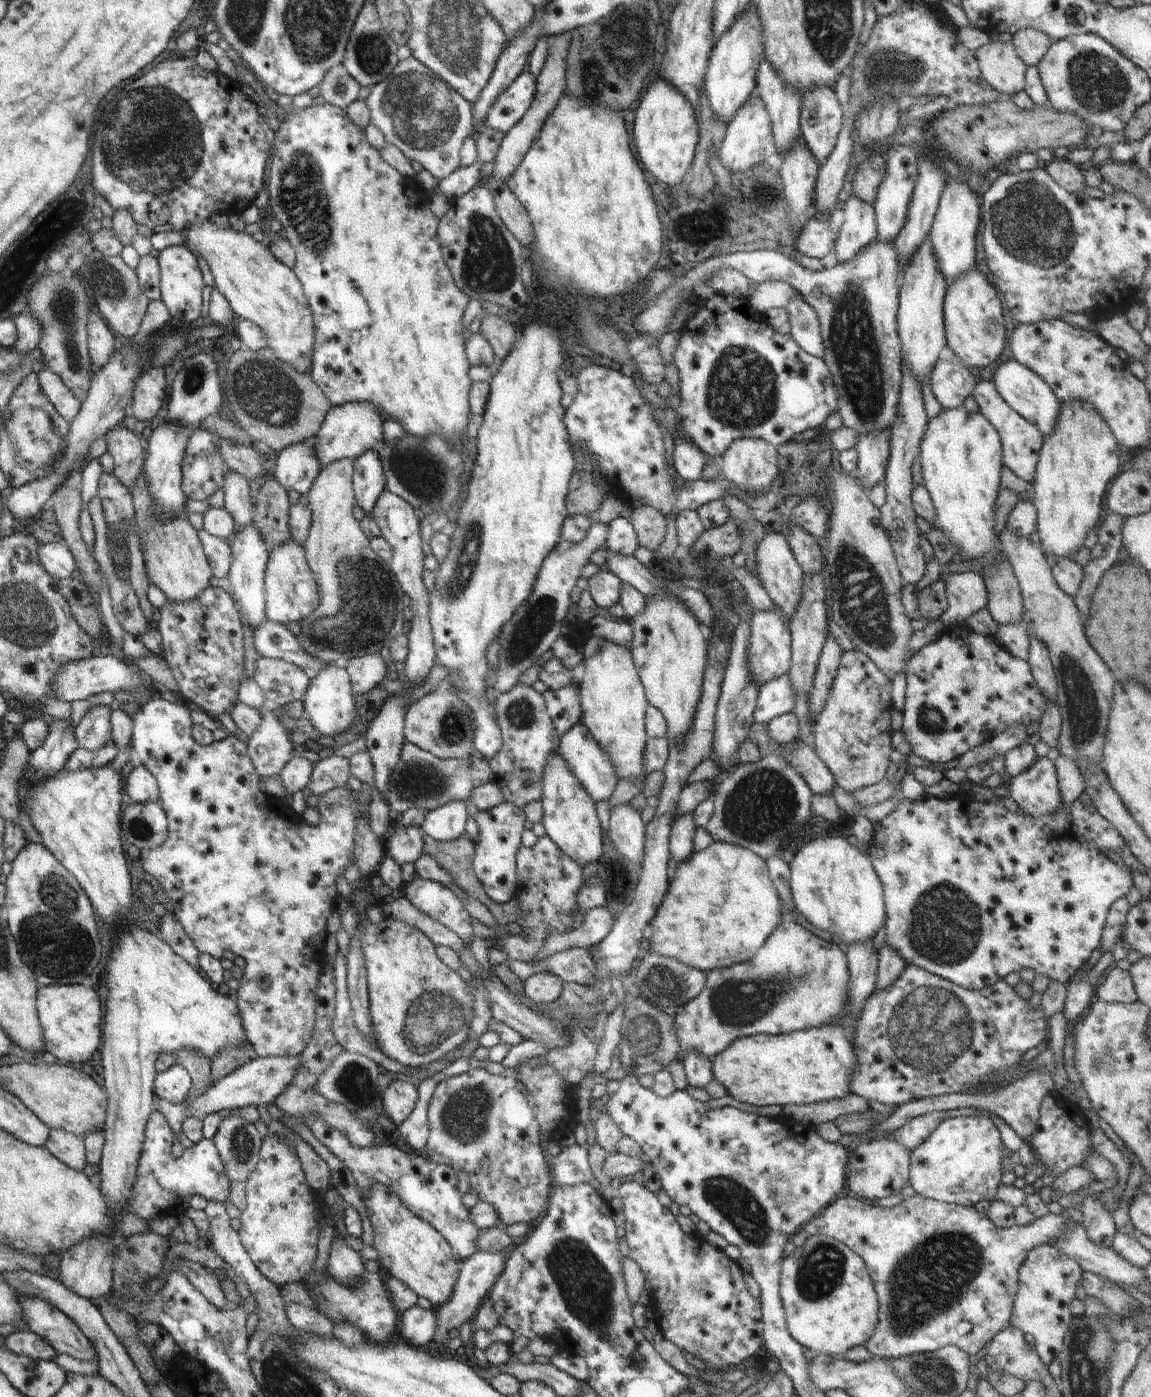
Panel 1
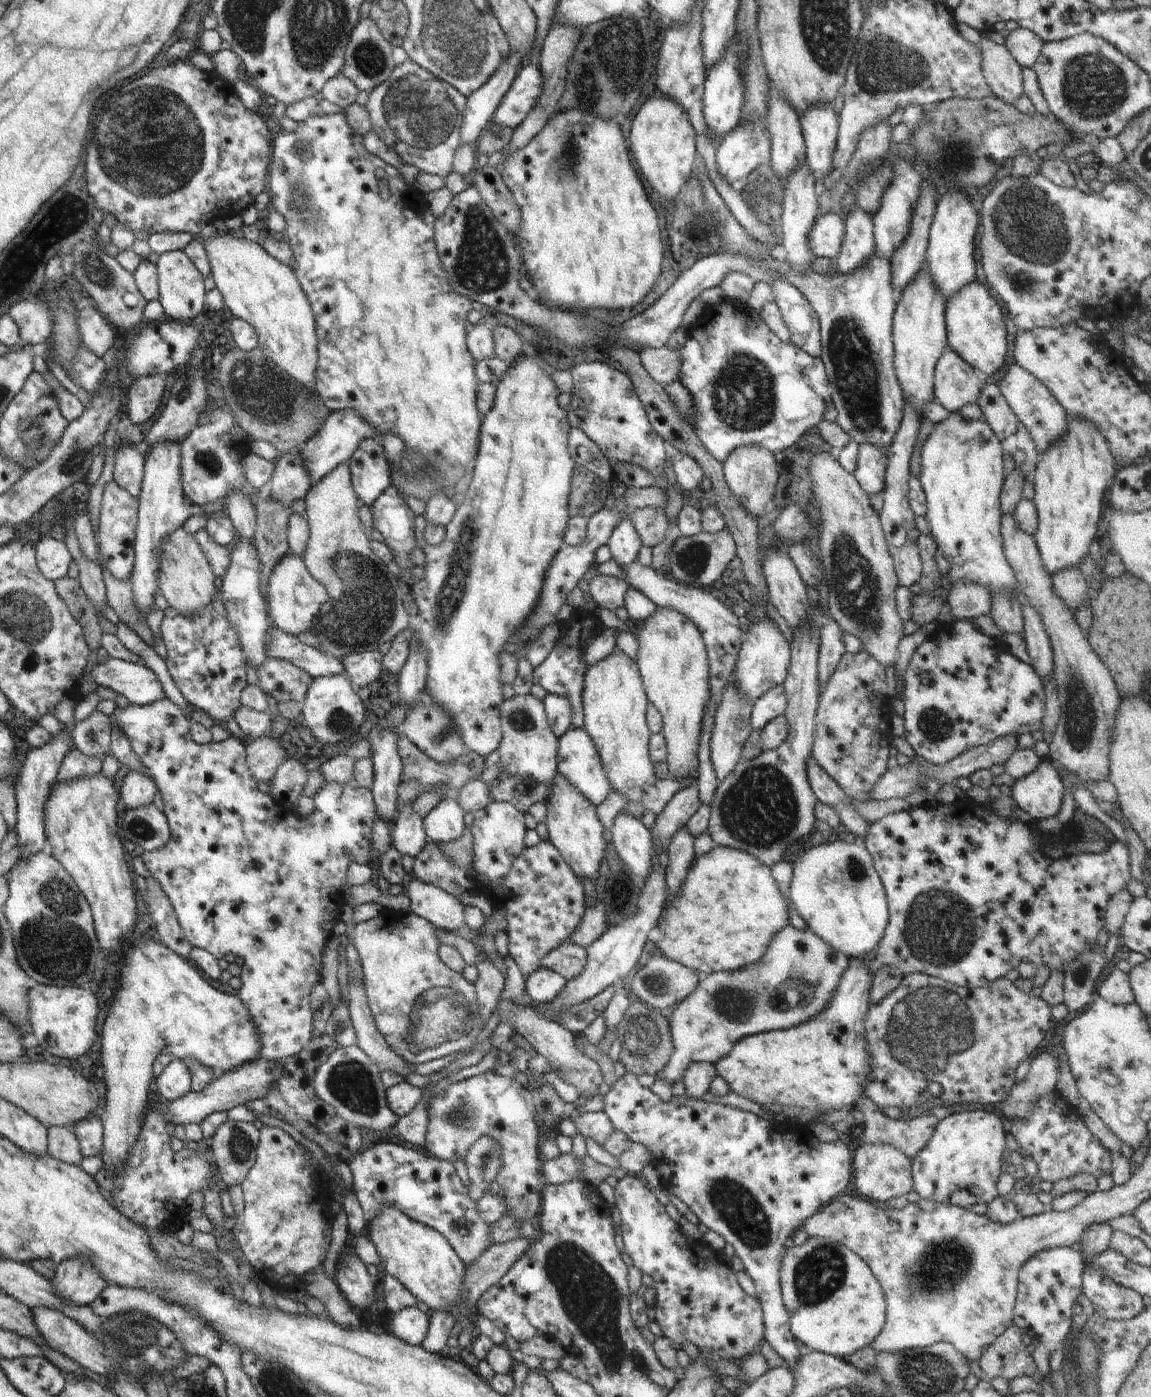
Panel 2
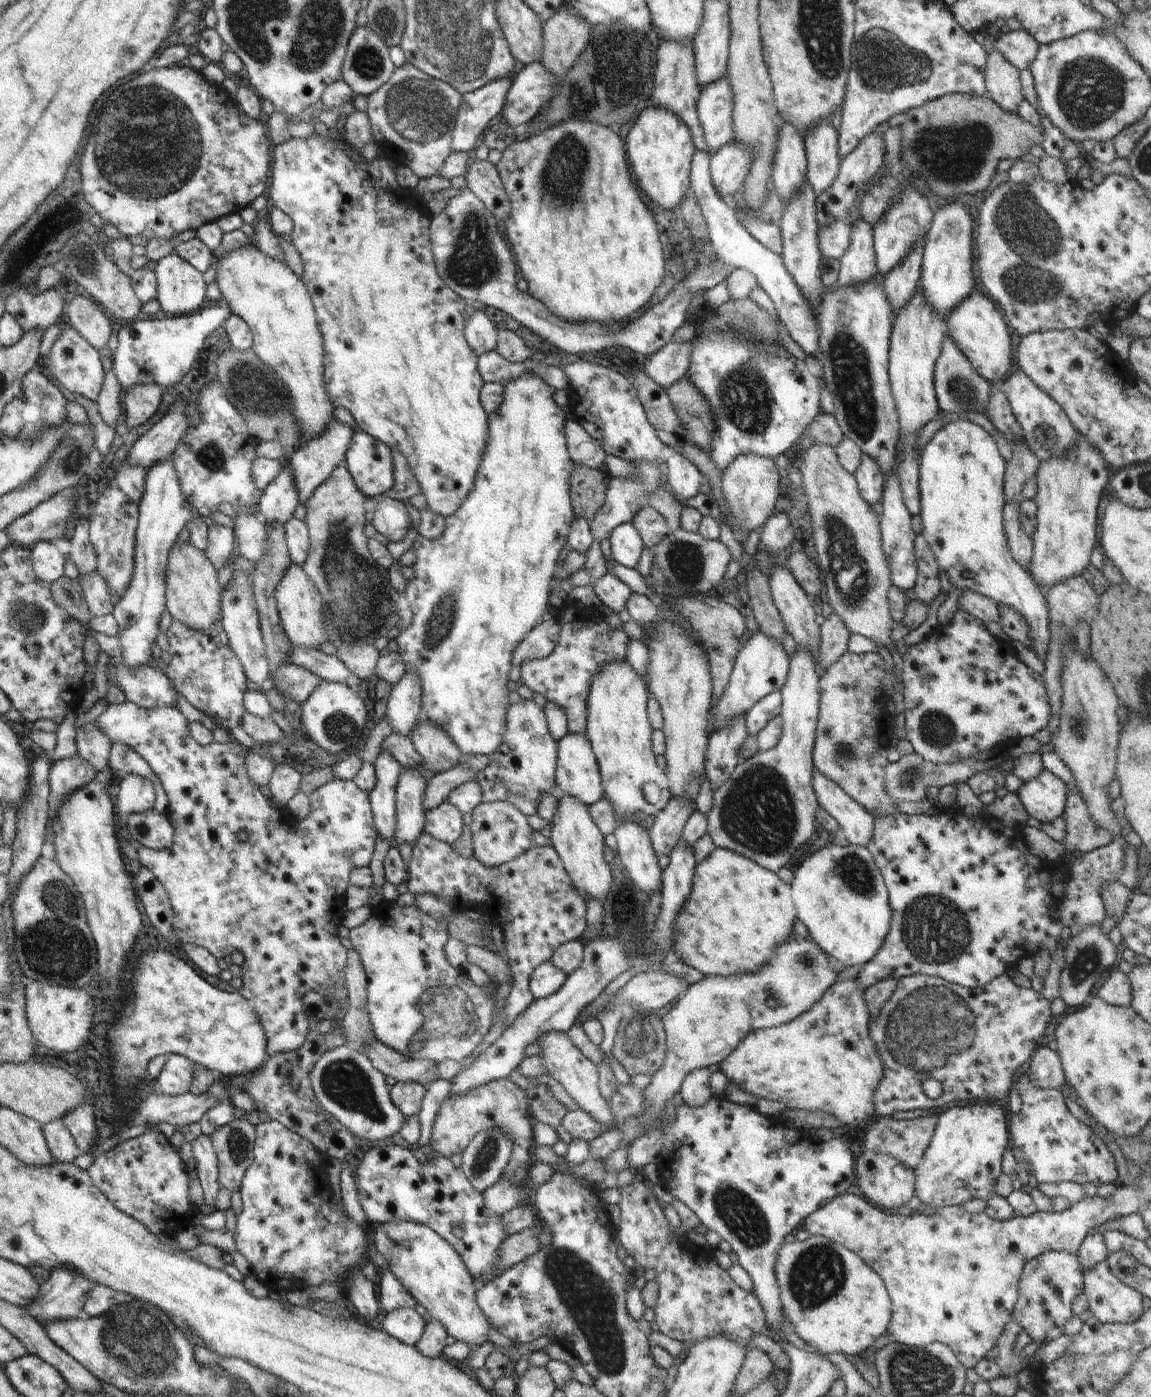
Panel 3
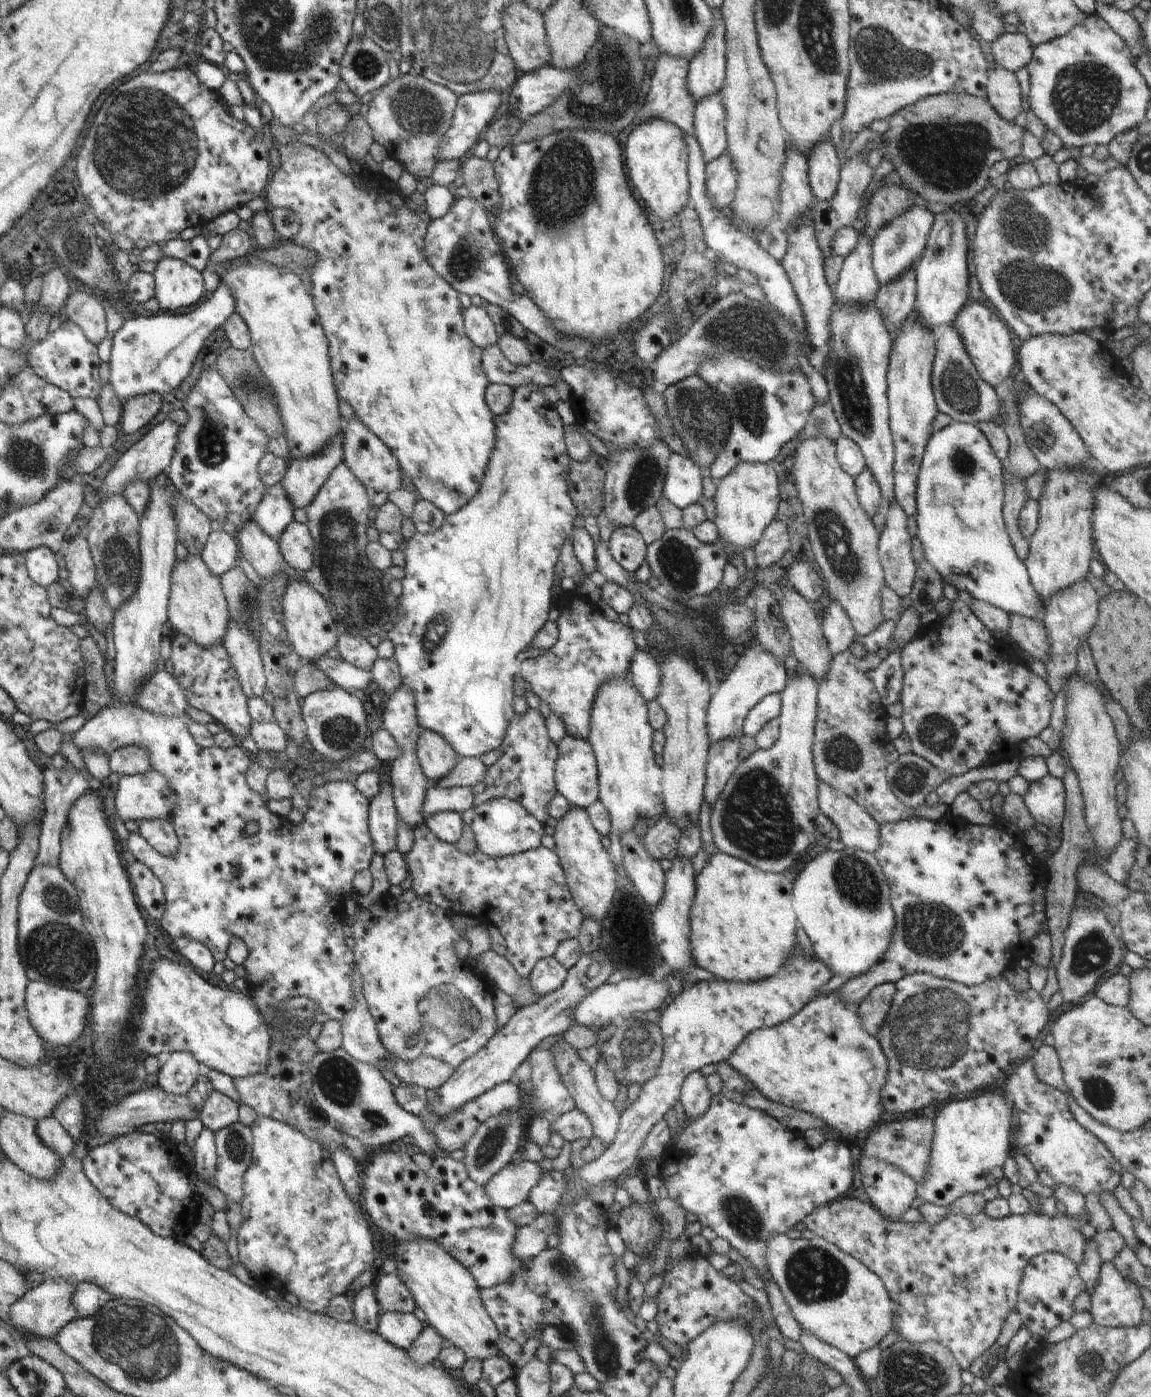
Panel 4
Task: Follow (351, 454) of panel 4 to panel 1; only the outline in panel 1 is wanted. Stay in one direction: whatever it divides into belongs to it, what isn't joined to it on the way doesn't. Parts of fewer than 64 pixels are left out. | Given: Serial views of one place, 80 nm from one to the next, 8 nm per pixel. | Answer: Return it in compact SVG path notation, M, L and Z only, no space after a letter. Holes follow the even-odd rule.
M380 448L368 449L353 462L352 480L356 506L363 510L364 516L370 517L378 497L386 490L381 457Z

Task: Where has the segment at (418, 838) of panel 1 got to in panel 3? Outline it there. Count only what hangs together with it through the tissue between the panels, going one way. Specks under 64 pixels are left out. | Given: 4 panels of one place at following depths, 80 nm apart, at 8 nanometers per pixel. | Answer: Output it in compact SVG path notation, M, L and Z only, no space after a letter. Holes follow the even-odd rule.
M401 767L396 787L397 825L395 842L413 847L419 836L425 832L423 796L428 779L423 779L413 769Z

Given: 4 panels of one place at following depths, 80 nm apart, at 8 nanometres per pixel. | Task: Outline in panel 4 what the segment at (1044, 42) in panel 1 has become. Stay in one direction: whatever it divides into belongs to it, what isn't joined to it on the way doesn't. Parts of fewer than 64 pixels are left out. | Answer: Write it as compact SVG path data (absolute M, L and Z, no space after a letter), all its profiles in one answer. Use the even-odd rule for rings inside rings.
M1002 33L992 42L992 56L996 63L1015 73L1033 57L1034 47L1024 33Z

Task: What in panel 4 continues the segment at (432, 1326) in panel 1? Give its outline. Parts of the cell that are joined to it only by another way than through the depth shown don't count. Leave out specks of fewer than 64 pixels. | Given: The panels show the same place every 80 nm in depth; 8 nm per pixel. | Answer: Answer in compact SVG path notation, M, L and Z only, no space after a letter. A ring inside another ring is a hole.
M382 1311L376 1332L394 1346L408 1351L422 1329L422 1323L414 1313Z

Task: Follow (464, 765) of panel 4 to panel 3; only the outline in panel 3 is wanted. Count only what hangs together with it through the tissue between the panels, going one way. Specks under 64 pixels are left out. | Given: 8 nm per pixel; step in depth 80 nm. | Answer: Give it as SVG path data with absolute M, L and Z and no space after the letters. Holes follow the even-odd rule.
M462 764L432 775L427 780L427 785L423 796L423 807L426 812L436 808L445 801L448 793L462 783L474 779L476 774L466 769Z

